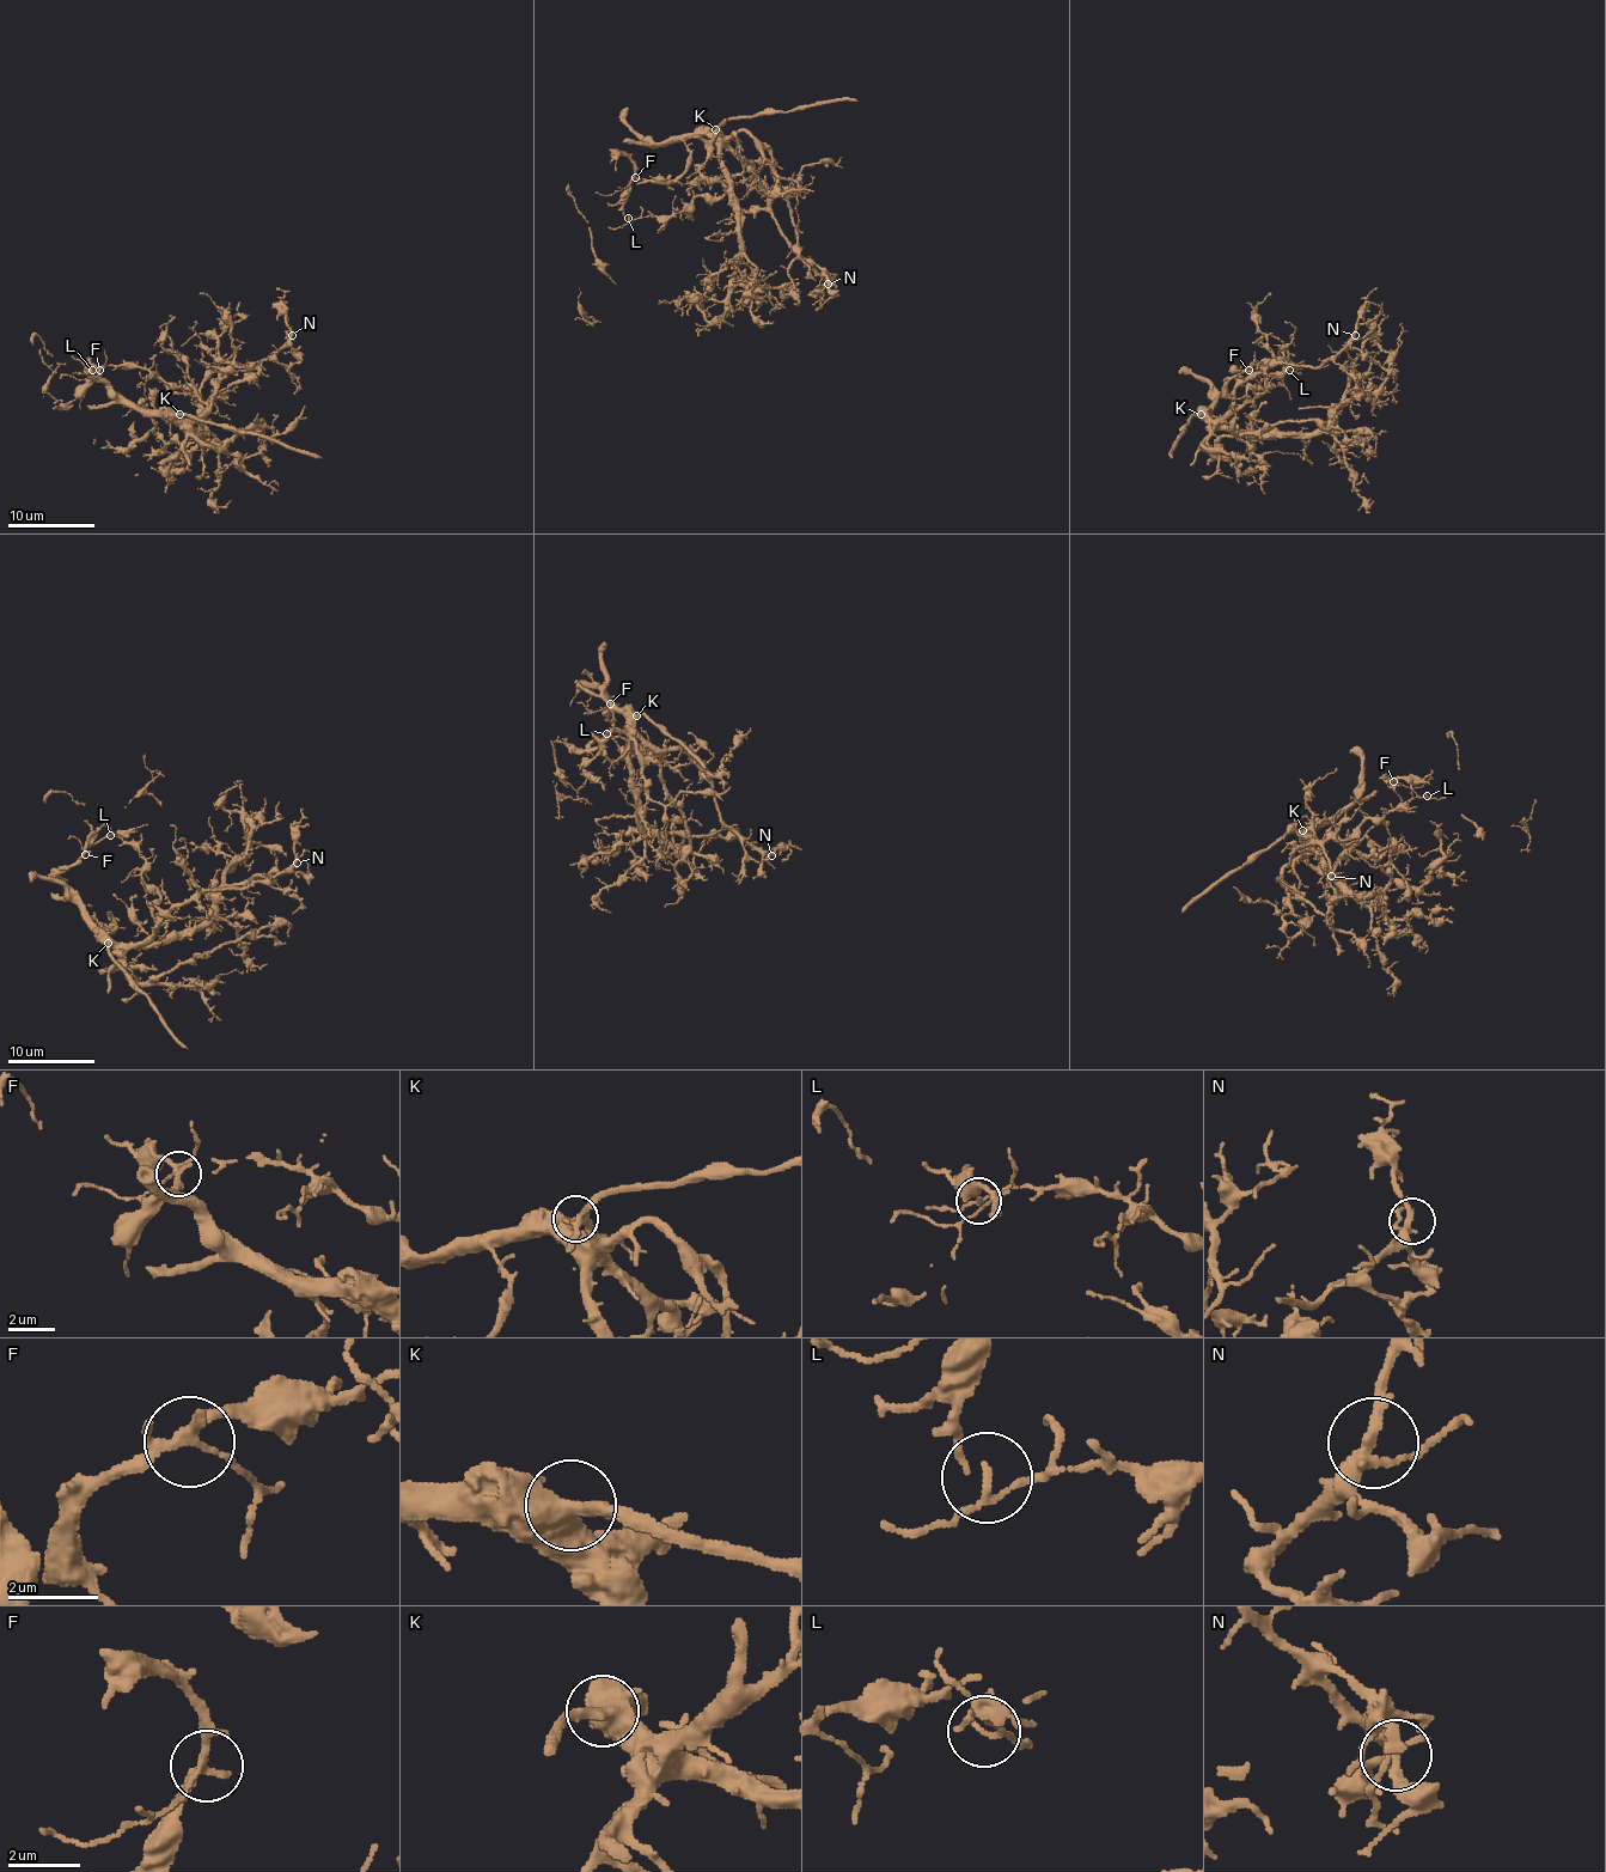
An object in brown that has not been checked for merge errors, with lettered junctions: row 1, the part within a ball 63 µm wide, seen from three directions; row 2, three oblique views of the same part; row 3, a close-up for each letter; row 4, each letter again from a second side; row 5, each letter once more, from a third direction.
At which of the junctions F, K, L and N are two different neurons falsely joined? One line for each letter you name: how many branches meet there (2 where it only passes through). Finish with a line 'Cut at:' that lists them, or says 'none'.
Cut at: none

